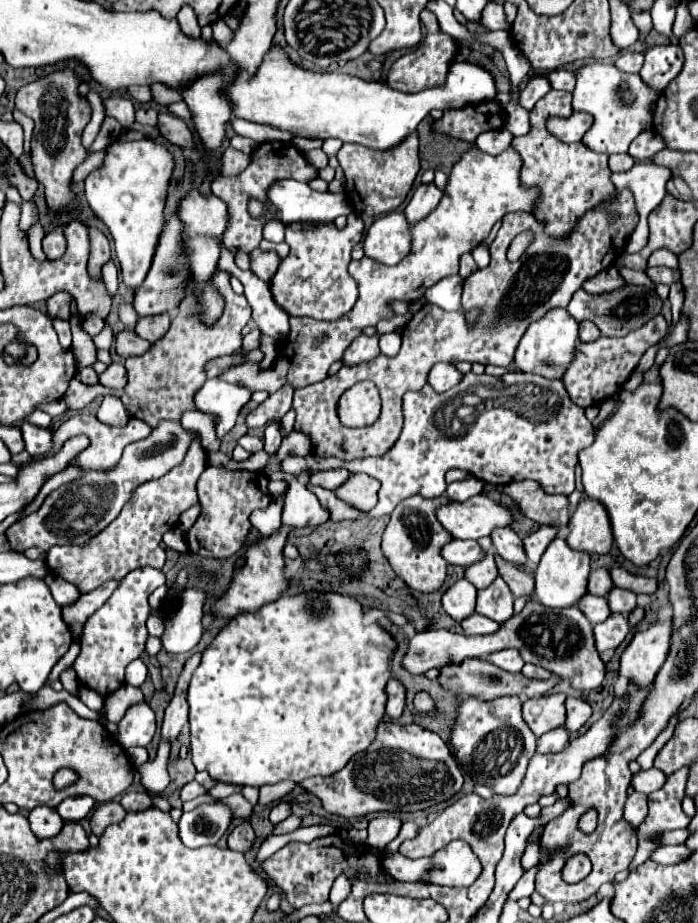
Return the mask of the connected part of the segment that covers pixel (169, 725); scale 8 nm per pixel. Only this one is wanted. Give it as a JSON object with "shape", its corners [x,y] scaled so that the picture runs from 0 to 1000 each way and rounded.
{"shape":[[[277,709],[259,732],[256,732],[256,739],[254,739],[254,745],[251,745],[251,752],[236,769],[236,780],[234,780],[234,789],[231,789],[231,800],[236,804],[251,804],[259,795],[259,789],[268,784],[268,769],[271,769],[271,763],[268,763],[268,743],[271,743],[271,737],[274,737],[274,730],[277,726],[282,724],[285,719],[285,713],[288,709]]]}

